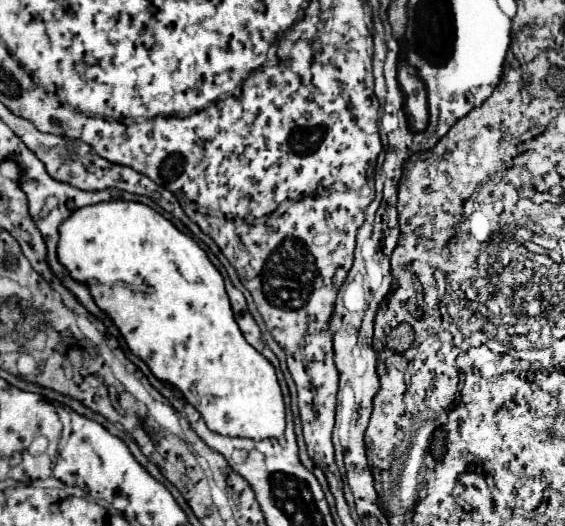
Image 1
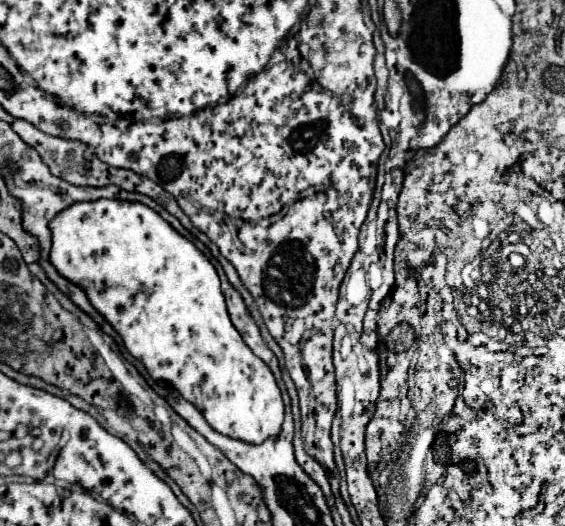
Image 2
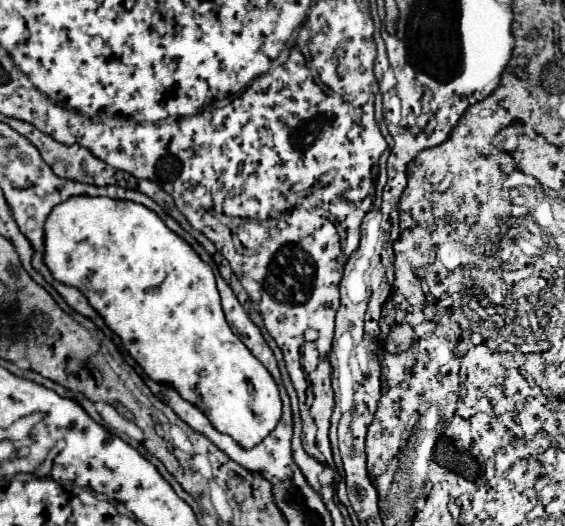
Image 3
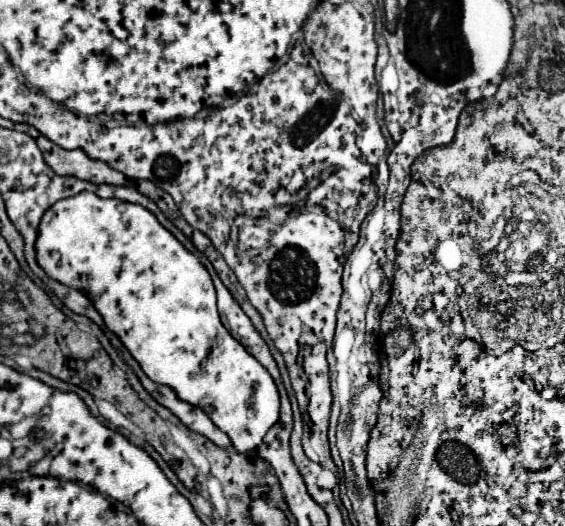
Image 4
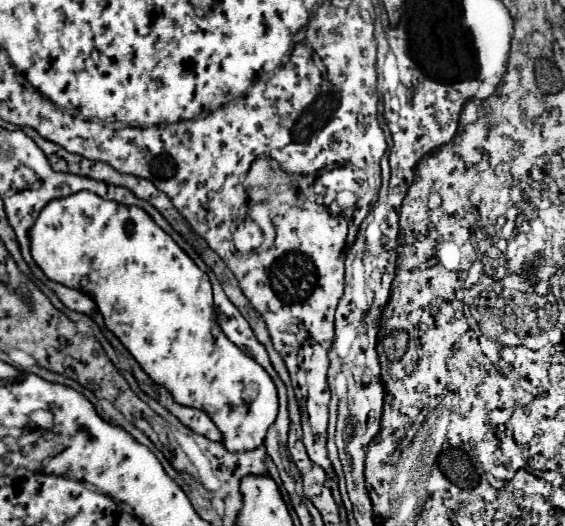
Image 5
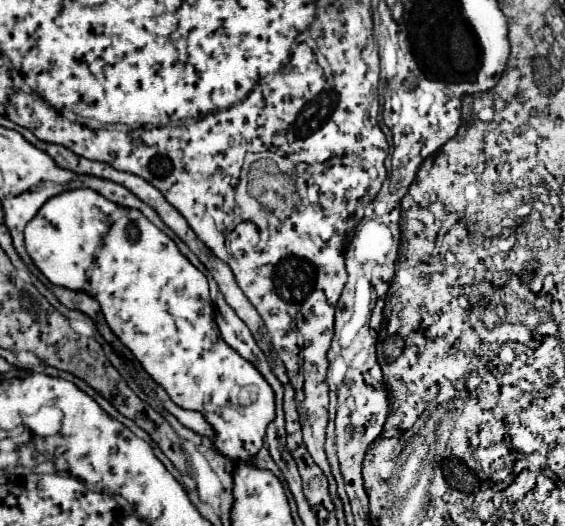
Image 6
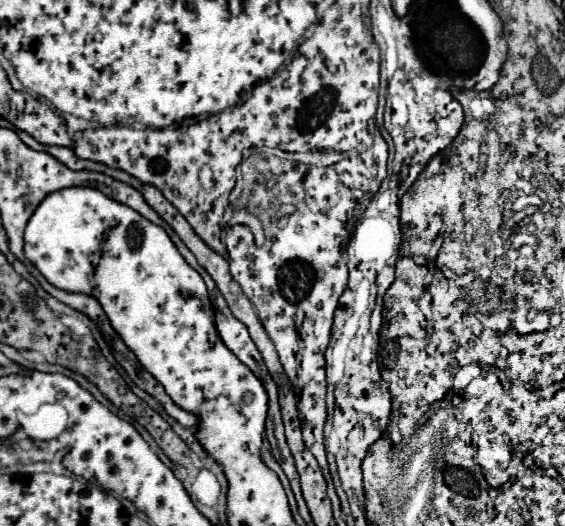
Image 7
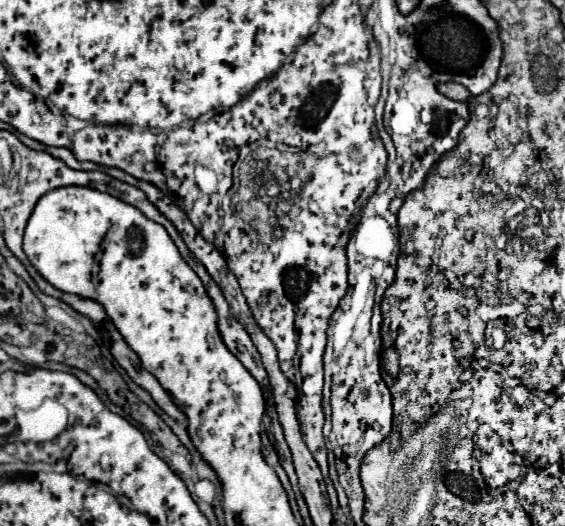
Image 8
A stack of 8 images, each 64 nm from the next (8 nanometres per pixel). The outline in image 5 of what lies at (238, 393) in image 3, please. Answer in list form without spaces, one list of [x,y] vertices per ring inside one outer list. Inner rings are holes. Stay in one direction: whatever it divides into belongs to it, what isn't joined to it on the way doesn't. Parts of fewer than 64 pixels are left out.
[[[82,190],[82,192],[76,192],[72,196],[66,196],[66,198],[58,198],[58,200],[52,200],[44,206],[44,210],[40,212],[36,224],[32,226],[32,258],[34,262],[42,268],[42,272],[54,280],[54,282],[60,282],[68,288],[78,288],[82,290],[84,294],[92,296],[92,300],[96,302],[100,314],[104,316],[106,320],[106,328],[118,336],[118,340],[130,350],[130,354],[136,358],[136,362],[142,366],[142,370],[160,386],[168,388],[174,396],[174,400],[178,404],[184,404],[184,406],[192,406],[192,408],[200,408],[204,410],[212,422],[218,426],[218,430],[224,434],[224,446],[230,450],[230,452],[244,452],[244,450],[254,450],[258,448],[262,442],[264,442],[264,436],[268,432],[268,428],[274,424],[276,420],[276,414],[278,414],[278,394],[276,394],[276,386],[272,382],[272,378],[268,376],[268,372],[254,360],[250,358],[248,354],[244,354],[234,342],[230,342],[226,338],[226,334],[222,332],[220,324],[216,322],[216,310],[214,310],[214,298],[212,298],[212,284],[208,280],[208,274],[202,272],[196,262],[172,240],[170,234],[166,234],[150,216],[148,212],[144,212],[142,208],[138,206],[124,206],[124,204],[118,204],[114,200],[104,200],[100,198],[98,194],[94,192],[88,192],[88,190]]]

